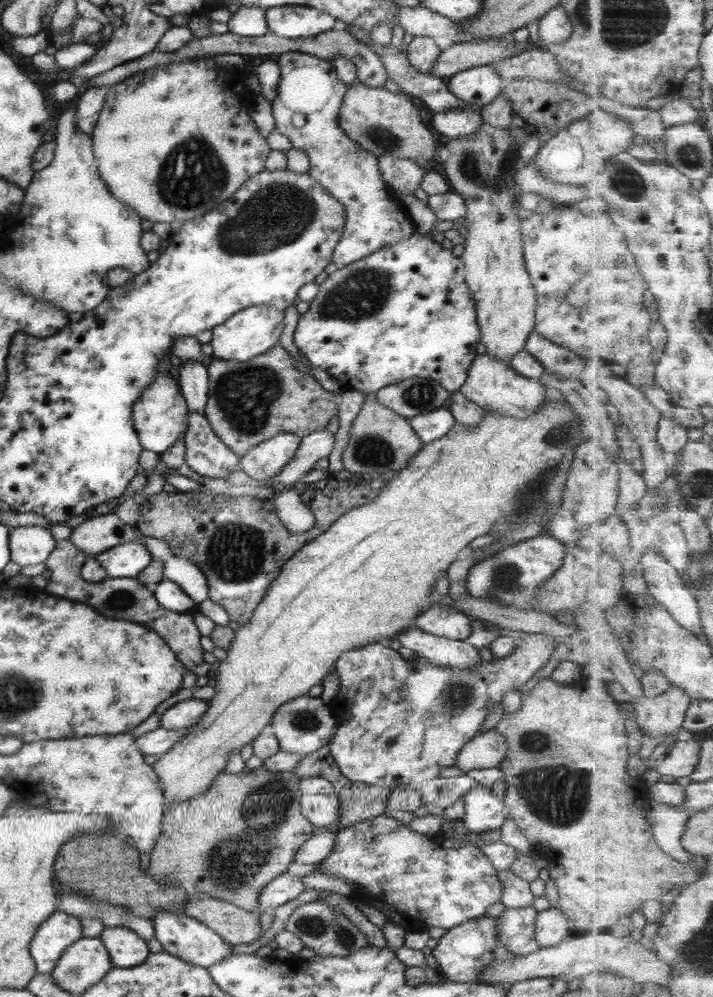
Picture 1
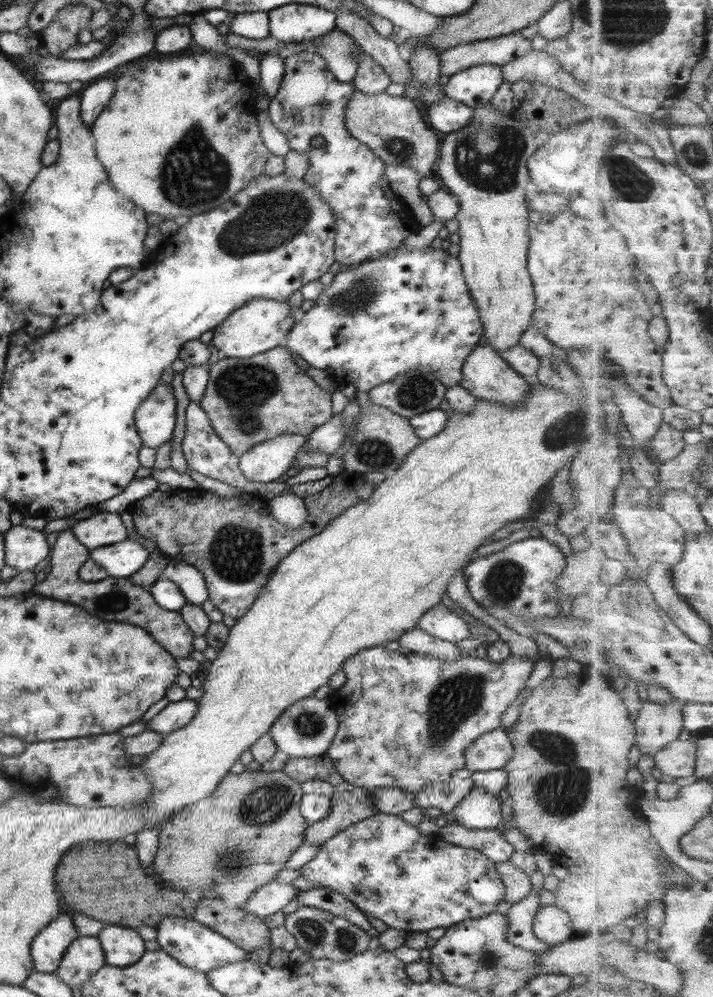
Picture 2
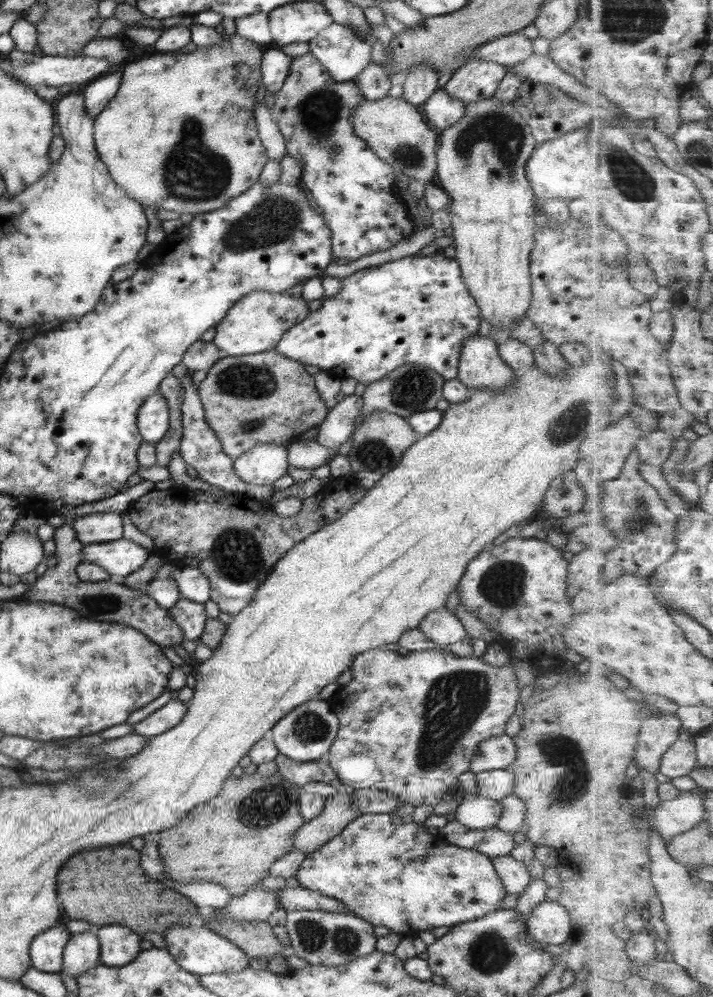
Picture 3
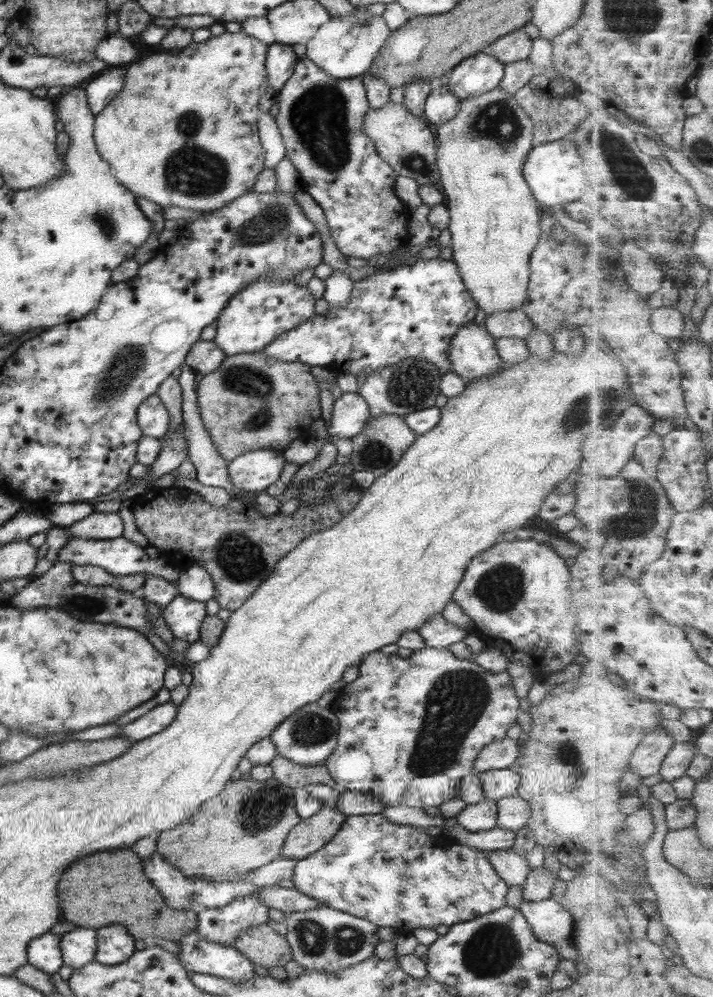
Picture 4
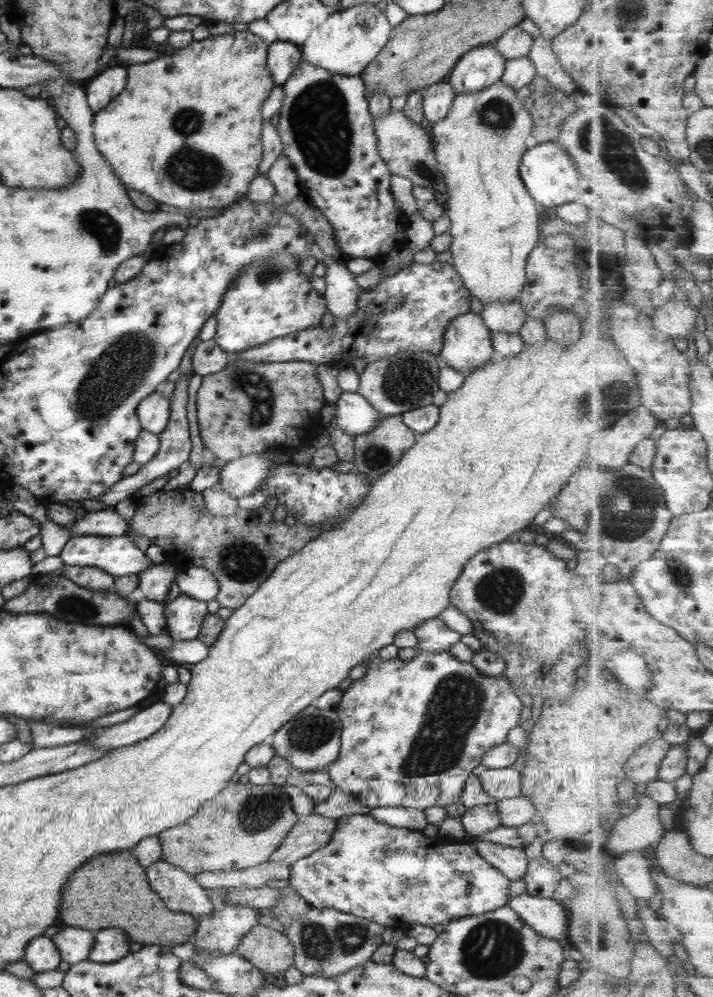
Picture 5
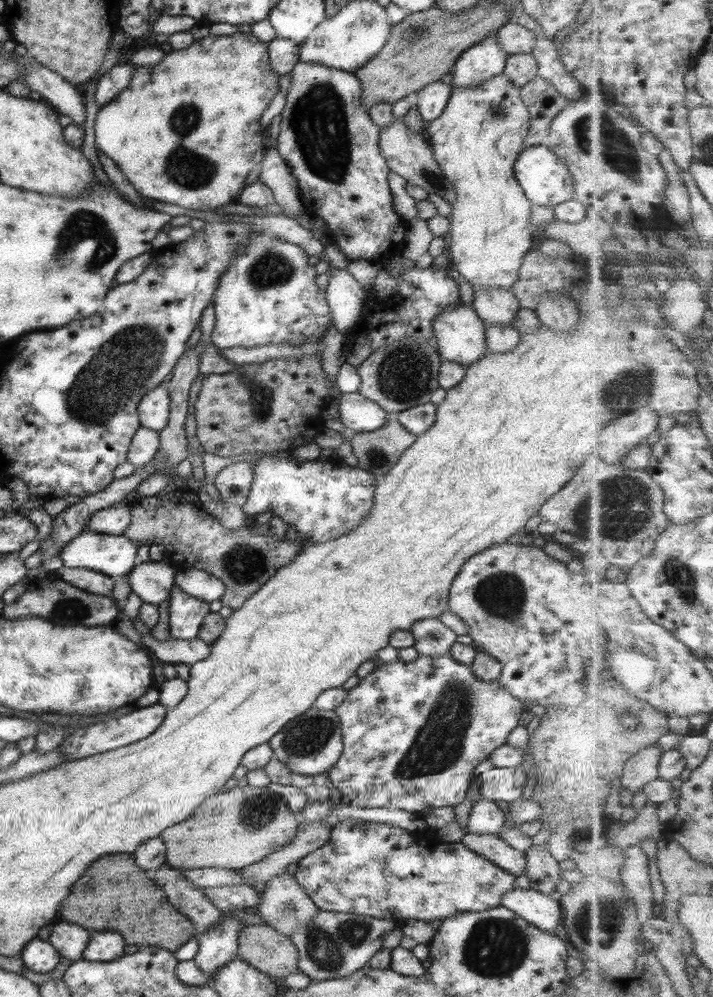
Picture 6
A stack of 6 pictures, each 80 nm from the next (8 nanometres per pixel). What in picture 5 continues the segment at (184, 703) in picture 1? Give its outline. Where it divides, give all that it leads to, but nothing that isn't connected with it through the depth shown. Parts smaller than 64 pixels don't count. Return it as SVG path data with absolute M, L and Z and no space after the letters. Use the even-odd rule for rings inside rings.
M156 701L142 709L141 712L133 714L129 720L97 730L81 741L88 746L109 751L135 744L161 729L161 726L167 722L172 707L164 702Z

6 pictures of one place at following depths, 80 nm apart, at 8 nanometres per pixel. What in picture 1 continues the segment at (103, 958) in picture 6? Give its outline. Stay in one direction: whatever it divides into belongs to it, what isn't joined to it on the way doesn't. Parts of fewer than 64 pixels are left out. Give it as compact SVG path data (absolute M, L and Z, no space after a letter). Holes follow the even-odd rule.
M104 928L99 938L115 968L140 965L149 954L144 940L127 928Z

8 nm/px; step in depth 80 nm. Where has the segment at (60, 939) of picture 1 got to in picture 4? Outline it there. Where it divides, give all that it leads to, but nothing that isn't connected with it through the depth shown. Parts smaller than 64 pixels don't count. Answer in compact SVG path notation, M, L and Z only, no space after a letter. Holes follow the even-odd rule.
M47 932L32 938L27 945L26 963L45 974L52 974L62 965L59 935Z

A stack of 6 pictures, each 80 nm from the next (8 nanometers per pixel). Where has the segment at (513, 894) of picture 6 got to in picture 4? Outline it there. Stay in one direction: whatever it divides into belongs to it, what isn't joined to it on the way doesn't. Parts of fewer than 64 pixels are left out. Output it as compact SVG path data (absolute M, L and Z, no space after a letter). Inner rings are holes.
M556 898L540 901L522 900L518 909L536 940L566 948L574 921L569 911L566 911Z

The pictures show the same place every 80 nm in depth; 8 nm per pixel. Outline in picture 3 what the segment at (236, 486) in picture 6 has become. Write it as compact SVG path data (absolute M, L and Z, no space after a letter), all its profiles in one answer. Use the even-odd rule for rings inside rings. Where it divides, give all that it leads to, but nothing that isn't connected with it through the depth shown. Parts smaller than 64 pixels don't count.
M293 438L280 443L256 443L253 449L232 460L235 476L245 484L265 486L281 478L288 468L287 448Z

